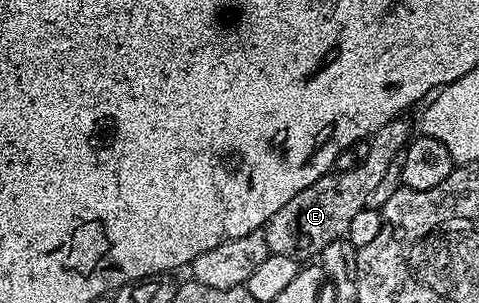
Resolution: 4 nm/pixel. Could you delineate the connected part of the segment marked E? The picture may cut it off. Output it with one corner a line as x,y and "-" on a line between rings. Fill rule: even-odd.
403,115
397,116
377,130
370,138
369,153
359,166
344,173
326,173
317,179
317,183
305,187
305,191
289,199
289,203
285,203
285,207
281,207
281,211
277,211
277,215
267,221
265,236
268,250
271,253
289,253
299,259
311,259
319,255
329,243
346,238
349,223
353,223
358,212
367,208
369,195
373,195
389,163
393,163
393,159
400,156
412,140
413,132
407,119

